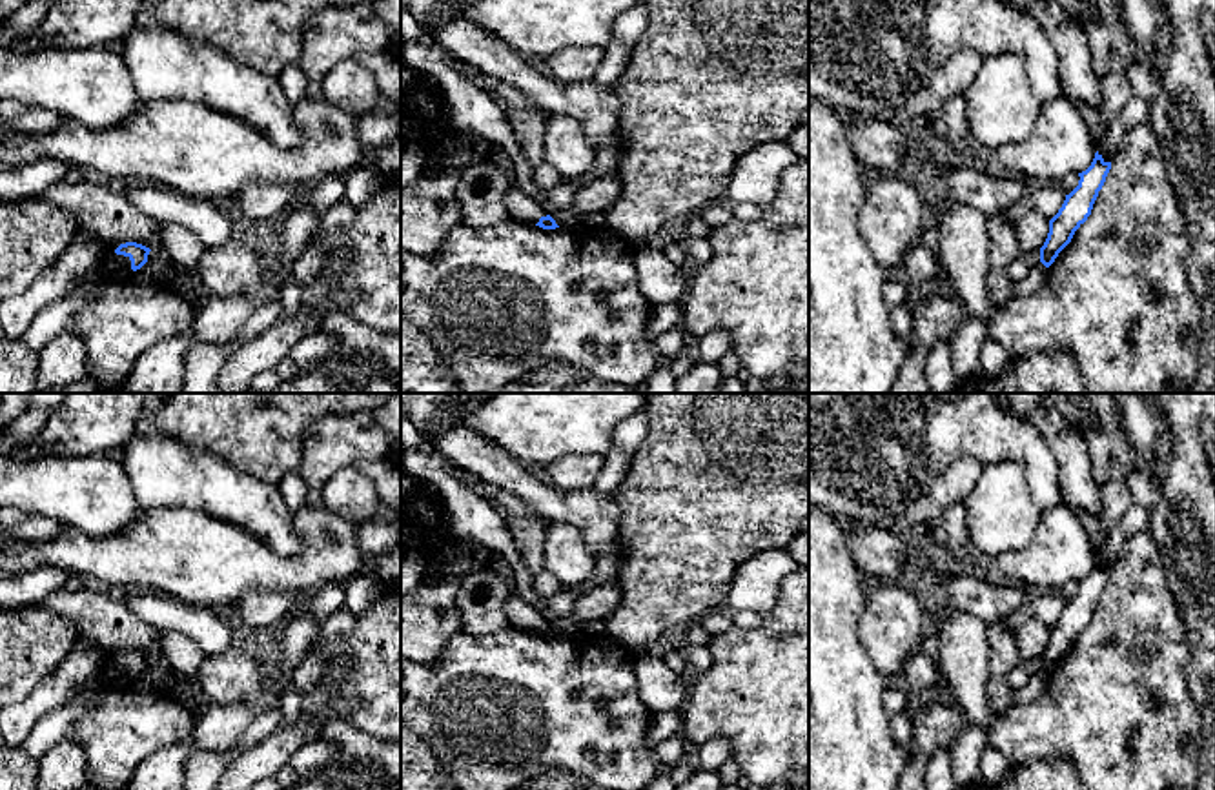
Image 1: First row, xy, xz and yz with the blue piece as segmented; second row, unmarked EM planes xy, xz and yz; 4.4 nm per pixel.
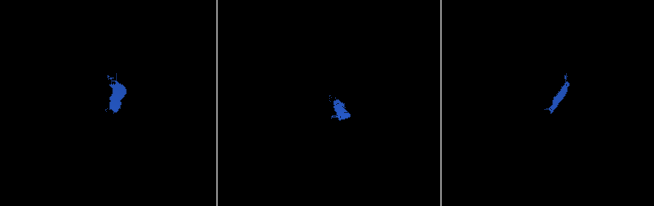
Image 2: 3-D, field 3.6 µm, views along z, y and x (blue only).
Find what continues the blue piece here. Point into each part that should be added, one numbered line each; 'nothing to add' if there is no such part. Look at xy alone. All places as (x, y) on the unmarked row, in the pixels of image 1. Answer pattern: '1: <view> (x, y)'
1: xy (119, 670)

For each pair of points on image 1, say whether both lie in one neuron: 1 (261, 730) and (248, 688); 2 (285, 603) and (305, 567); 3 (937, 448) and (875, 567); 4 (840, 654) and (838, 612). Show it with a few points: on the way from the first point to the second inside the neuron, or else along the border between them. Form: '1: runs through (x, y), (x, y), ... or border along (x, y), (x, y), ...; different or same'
1: border along (274, 692), (259, 710); different
2: border along (248, 592), (297, 590), (303, 594); different
3: border along (849, 526), (882, 526), (904, 539); different
4: runs through (838, 643), (838, 623); same

